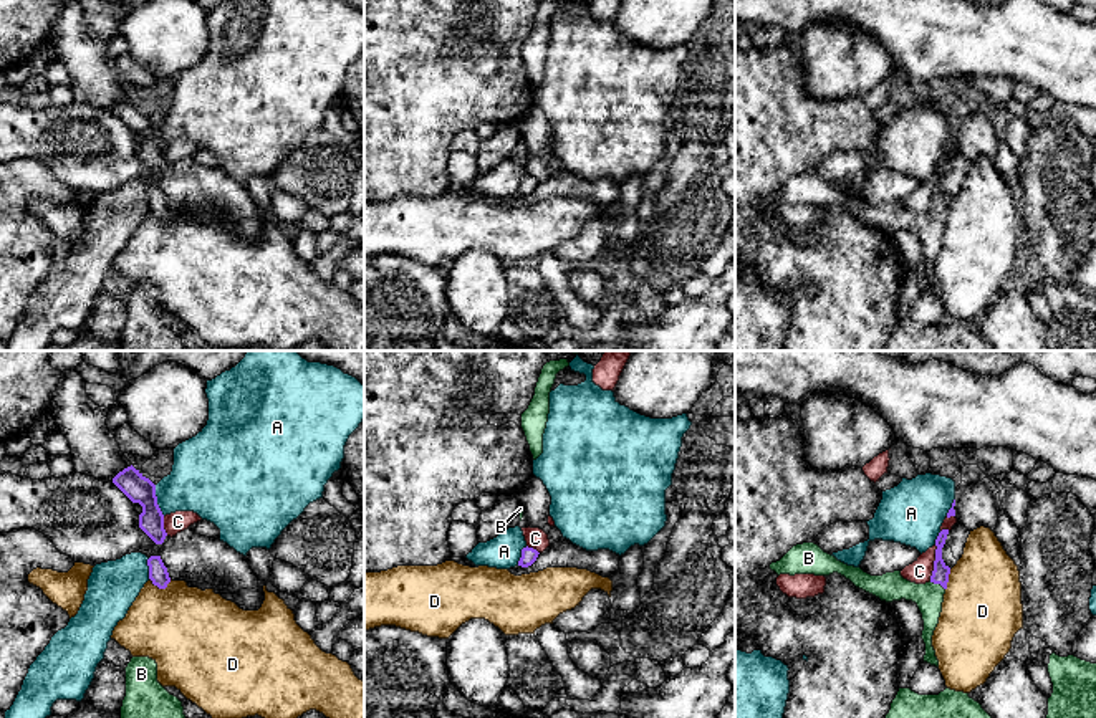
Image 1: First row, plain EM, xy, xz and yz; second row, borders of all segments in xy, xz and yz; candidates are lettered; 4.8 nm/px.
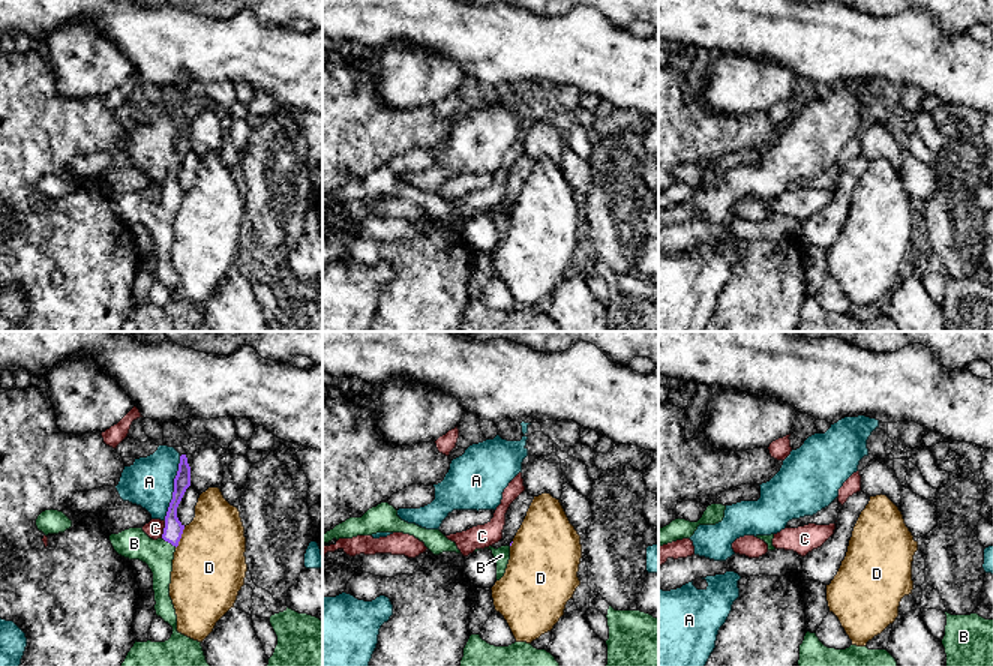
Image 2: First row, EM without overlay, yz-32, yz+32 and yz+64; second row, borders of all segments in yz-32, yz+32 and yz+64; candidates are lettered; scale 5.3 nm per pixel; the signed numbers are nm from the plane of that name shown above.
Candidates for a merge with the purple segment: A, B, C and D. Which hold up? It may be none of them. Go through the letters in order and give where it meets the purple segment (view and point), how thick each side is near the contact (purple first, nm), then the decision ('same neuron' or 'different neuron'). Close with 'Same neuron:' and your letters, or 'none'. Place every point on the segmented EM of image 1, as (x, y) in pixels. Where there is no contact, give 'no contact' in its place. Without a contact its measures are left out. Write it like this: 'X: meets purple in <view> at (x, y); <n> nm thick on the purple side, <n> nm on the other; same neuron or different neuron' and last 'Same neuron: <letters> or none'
A: meets purple in xy at (156, 500); 140 nm thick on the purple side, 320 nm on the other; different neuron
B: meets purple in yz at (937, 583); 80 nm thick on the purple side, 140 nm on the other; same neuron
C: meets purple in yz at (934, 563); 80 nm thick on the purple side, 110 nm on the other; different neuron
D: meets purple in xy at (159, 588); 100 nm thick on the purple side, 420 nm on the other; different neuron
Same neuron: B

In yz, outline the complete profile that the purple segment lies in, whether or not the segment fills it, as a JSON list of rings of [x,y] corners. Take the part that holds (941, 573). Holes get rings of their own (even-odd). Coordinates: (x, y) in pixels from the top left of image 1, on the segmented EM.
[[[942,529],[935,539],[935,561],[930,581],[916,584],[901,576],[901,571],[886,572],[882,576],[871,576],[861,567],[848,566],[834,556],[824,553],[815,543],[803,543],[793,546],[780,561],[772,562],[770,569],[780,574],[815,574],[829,576],[838,572],[849,579],[856,587],[879,597],[881,601],[912,601],[917,604],[922,620],[922,640],[925,644],[924,662],[939,667],[935,650],[932,647],[932,635],[939,624],[942,612],[944,594],[949,582],[950,567],[942,559],[942,548],[945,544],[949,529]]]

